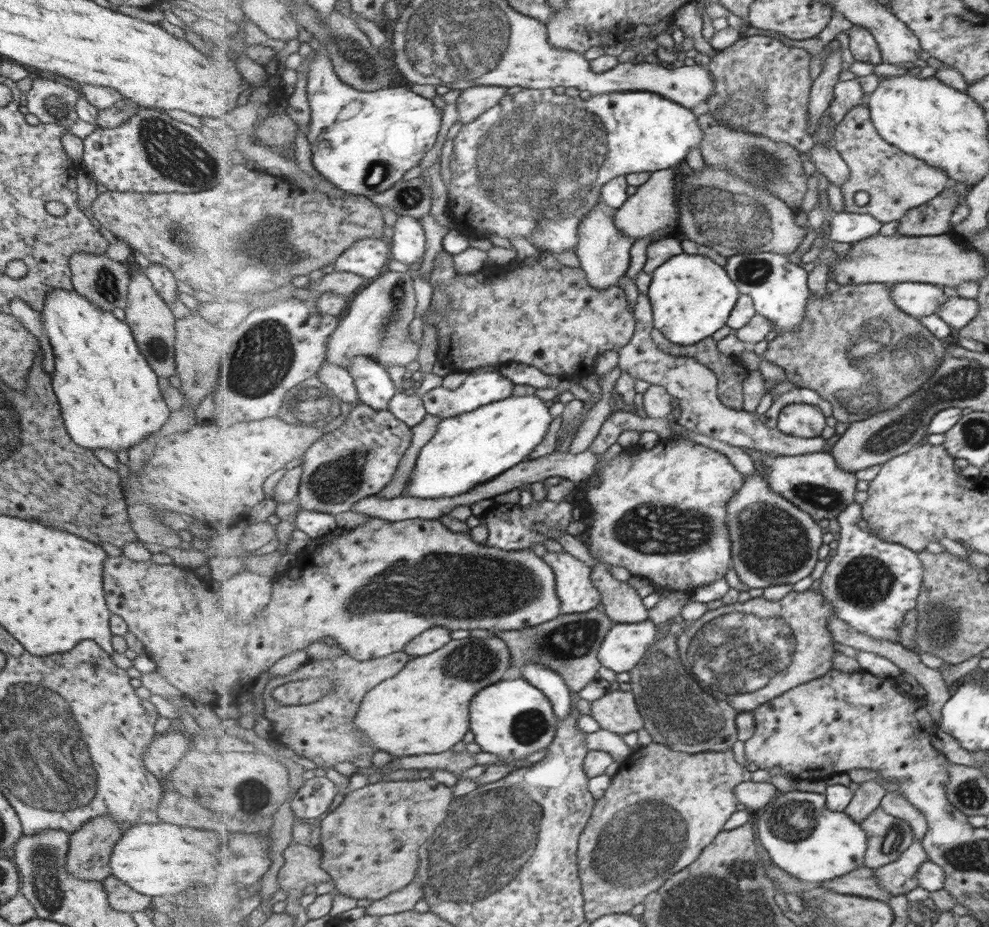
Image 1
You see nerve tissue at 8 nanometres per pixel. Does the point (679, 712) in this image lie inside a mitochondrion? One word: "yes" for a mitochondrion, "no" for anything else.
yes

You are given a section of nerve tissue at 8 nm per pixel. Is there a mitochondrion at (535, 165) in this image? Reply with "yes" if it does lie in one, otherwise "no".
yes

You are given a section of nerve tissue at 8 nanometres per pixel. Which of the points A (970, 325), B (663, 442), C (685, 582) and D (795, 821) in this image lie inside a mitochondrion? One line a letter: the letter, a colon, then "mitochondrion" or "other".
A: other
B: other
C: other
D: mitochondrion

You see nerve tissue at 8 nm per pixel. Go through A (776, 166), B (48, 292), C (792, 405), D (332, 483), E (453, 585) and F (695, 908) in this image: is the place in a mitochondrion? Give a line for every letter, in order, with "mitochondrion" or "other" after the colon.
A: mitochondrion
B: other
C: other
D: mitochondrion
E: mitochondrion
F: mitochondrion

